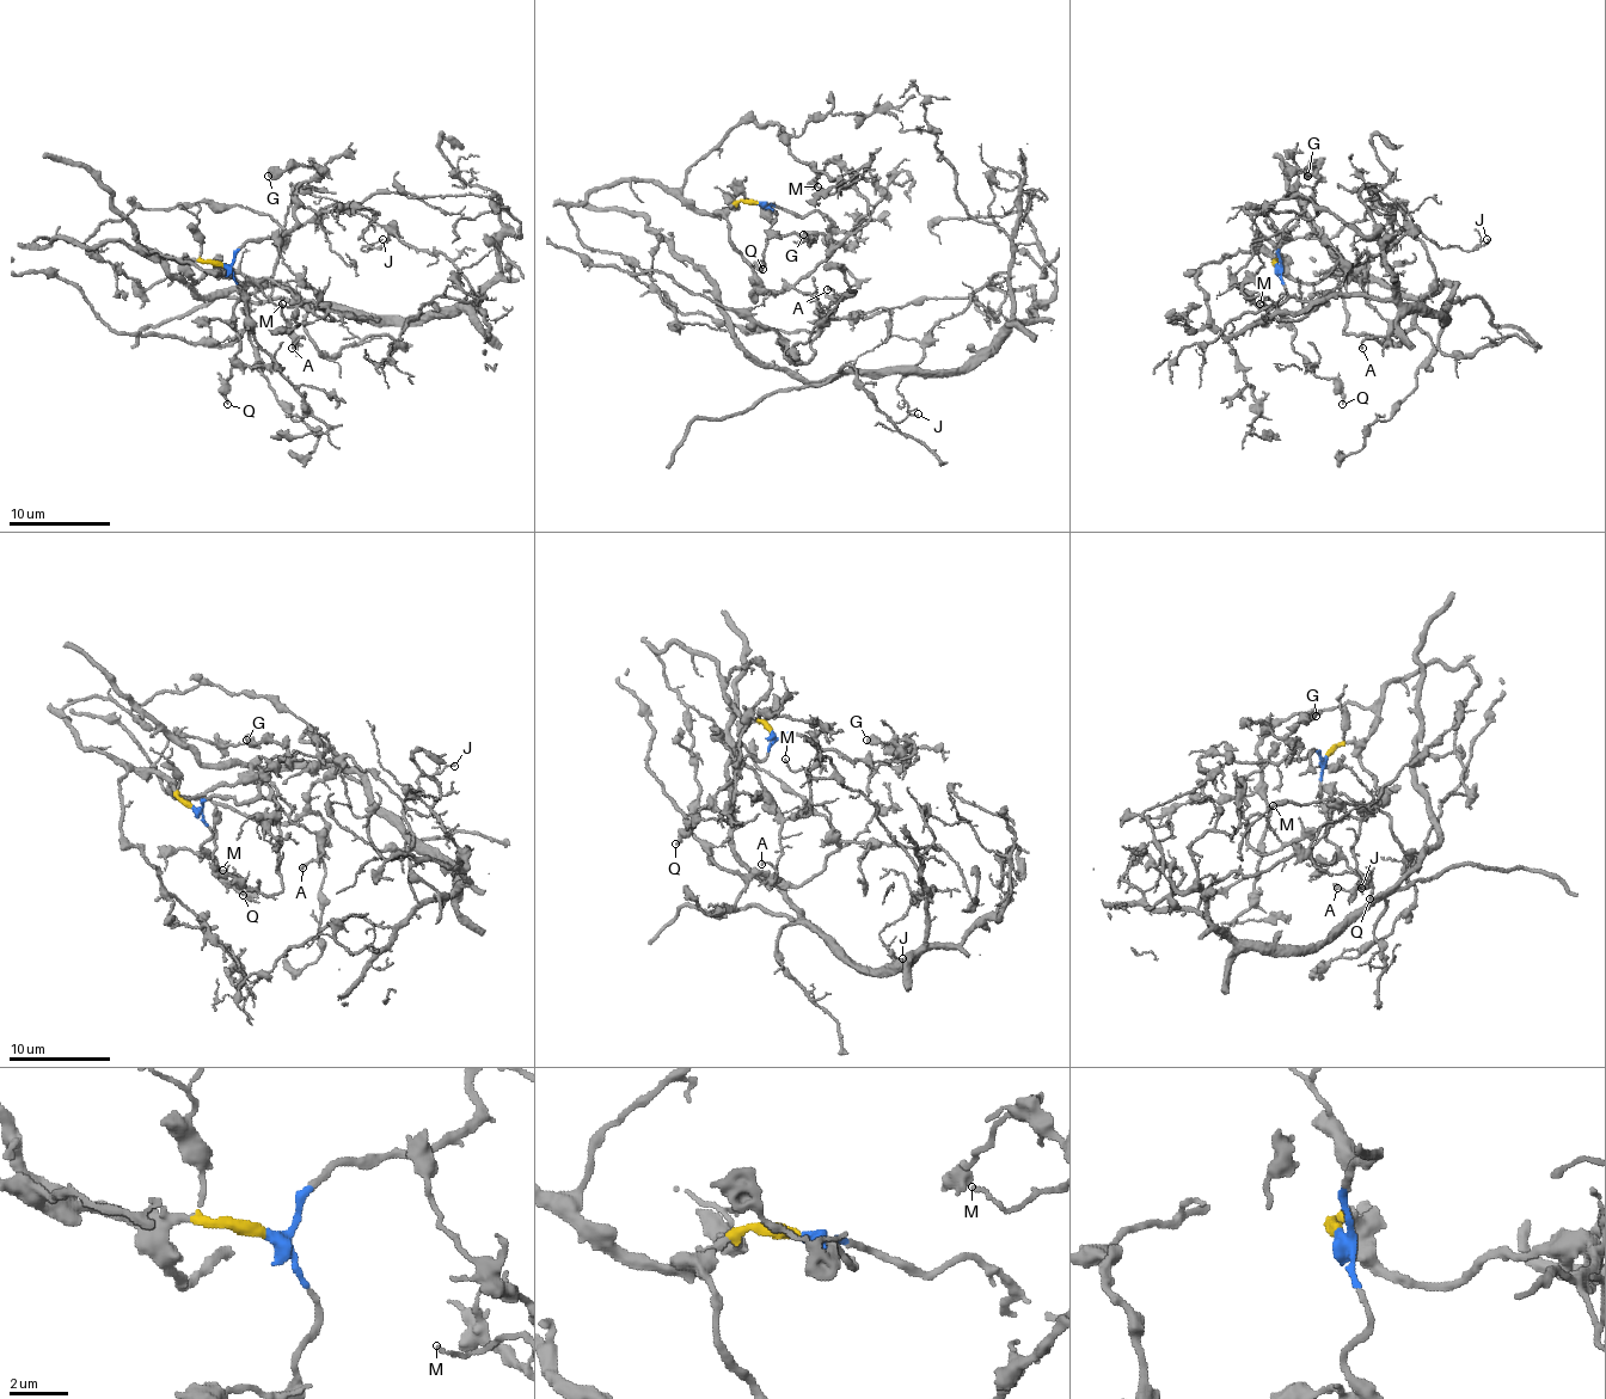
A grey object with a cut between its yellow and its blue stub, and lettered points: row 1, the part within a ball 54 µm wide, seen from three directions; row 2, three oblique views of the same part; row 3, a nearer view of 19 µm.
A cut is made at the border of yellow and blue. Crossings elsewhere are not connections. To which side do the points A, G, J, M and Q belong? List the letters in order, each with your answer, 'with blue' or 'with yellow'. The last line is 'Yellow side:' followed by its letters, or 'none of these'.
A: with yellow
G: with blue
J: with yellow
M: with yellow
Q: with blue
Yellow side: A, J, M

